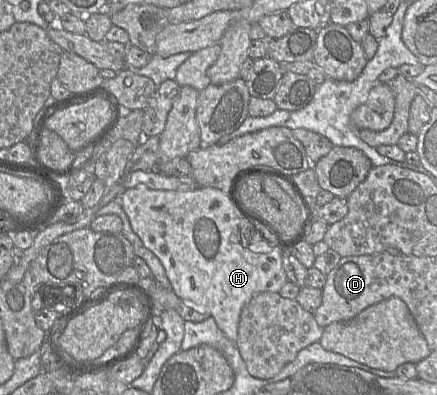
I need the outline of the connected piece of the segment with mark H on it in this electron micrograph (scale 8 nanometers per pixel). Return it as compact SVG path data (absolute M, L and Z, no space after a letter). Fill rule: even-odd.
M140 185L126 189L120 197L120 204L133 232L161 262L174 293L185 303L206 308L218 328L233 342L237 339L243 307L262 292L279 293L288 282L280 248L254 253L242 246L244 235L241 239L241 221L250 219L237 209L227 192L225 194L211 187L200 187L193 191L161 191Z

